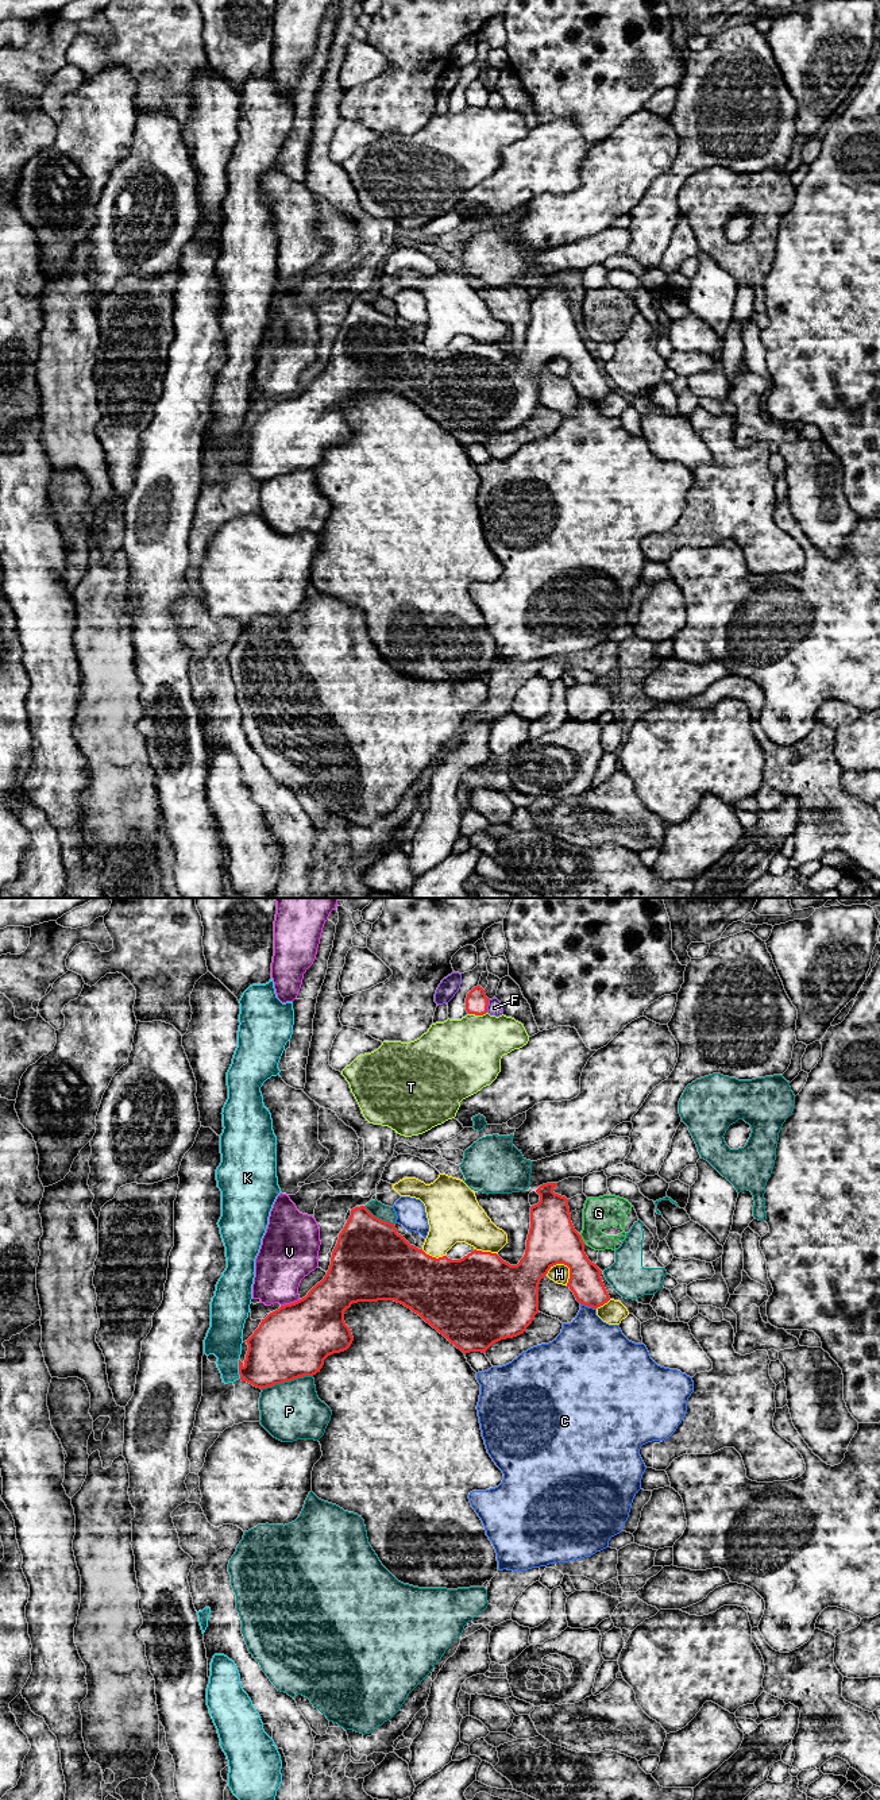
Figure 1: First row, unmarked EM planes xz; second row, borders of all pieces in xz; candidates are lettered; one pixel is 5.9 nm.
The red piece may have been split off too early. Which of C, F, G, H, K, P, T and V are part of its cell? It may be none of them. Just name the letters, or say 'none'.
none

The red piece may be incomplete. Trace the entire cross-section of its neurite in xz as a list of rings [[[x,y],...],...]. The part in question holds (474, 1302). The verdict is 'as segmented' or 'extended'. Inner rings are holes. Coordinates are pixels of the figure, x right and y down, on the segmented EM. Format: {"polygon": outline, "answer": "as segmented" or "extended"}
{"polygon": [[[547,1183],[536,1190],[540,1202],[530,1207],[526,1249],[517,1265],[510,1265],[497,1253],[476,1249],[460,1260],[451,1260],[447,1256],[432,1257],[422,1249],[410,1245],[404,1236],[397,1233],[394,1223],[374,1217],[366,1206],[352,1209],[344,1229],[339,1234],[324,1279],[305,1298],[270,1313],[262,1319],[254,1334],[244,1341],[248,1350],[246,1360],[243,1362],[239,1360],[239,1380],[263,1389],[298,1377],[316,1375],[328,1356],[344,1352],[351,1346],[354,1337],[344,1322],[344,1311],[358,1302],[394,1300],[401,1303],[418,1314],[464,1354],[470,1352],[486,1353],[493,1344],[522,1334],[539,1313],[540,1280],[556,1264],[564,1264],[570,1268],[567,1287],[580,1304],[593,1308],[603,1306],[610,1300],[610,1296],[601,1277],[602,1271],[586,1256],[582,1236],[571,1222],[568,1199],[553,1192],[556,1186],[557,1183]]], "answer": "as segmented"}

